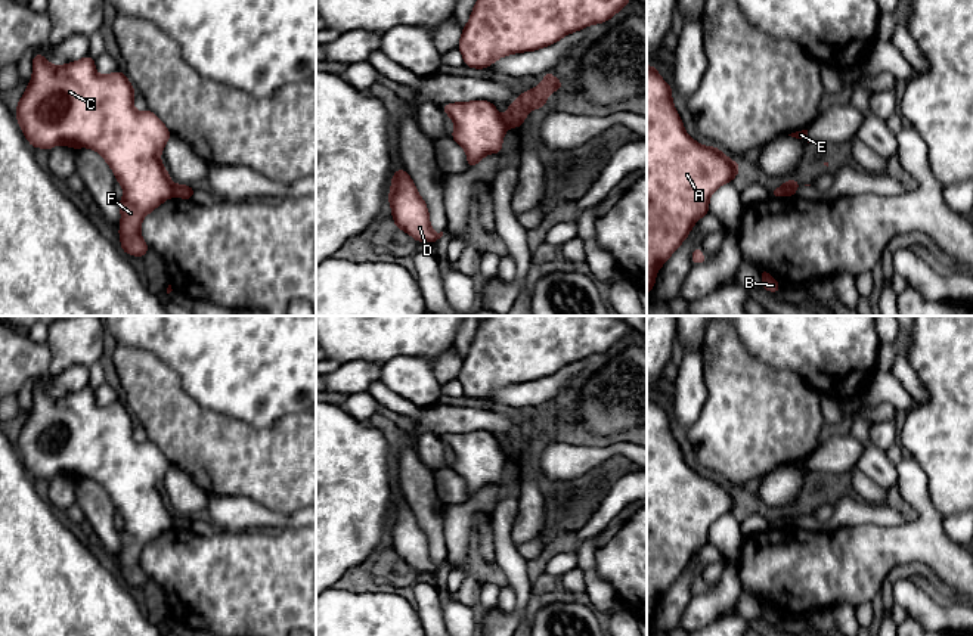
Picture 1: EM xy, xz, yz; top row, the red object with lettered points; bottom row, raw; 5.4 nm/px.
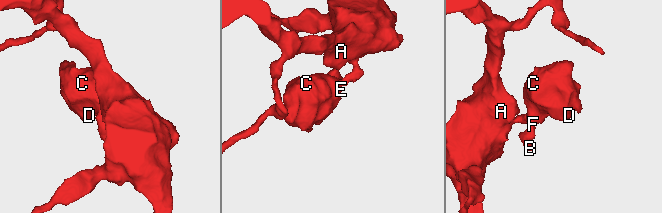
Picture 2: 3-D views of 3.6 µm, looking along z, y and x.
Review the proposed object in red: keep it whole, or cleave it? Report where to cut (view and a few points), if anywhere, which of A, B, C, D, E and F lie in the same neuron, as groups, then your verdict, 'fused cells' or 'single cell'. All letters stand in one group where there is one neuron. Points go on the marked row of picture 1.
cut xy (174, 185), (172, 195); groups A / B C D E F; fused cells

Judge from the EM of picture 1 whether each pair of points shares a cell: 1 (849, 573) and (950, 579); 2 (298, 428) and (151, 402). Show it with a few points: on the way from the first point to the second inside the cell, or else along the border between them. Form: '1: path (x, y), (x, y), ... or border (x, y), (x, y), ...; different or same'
1: path (874, 554), (925, 554); same
2: path (262, 440), (197, 440), (188, 434); same

